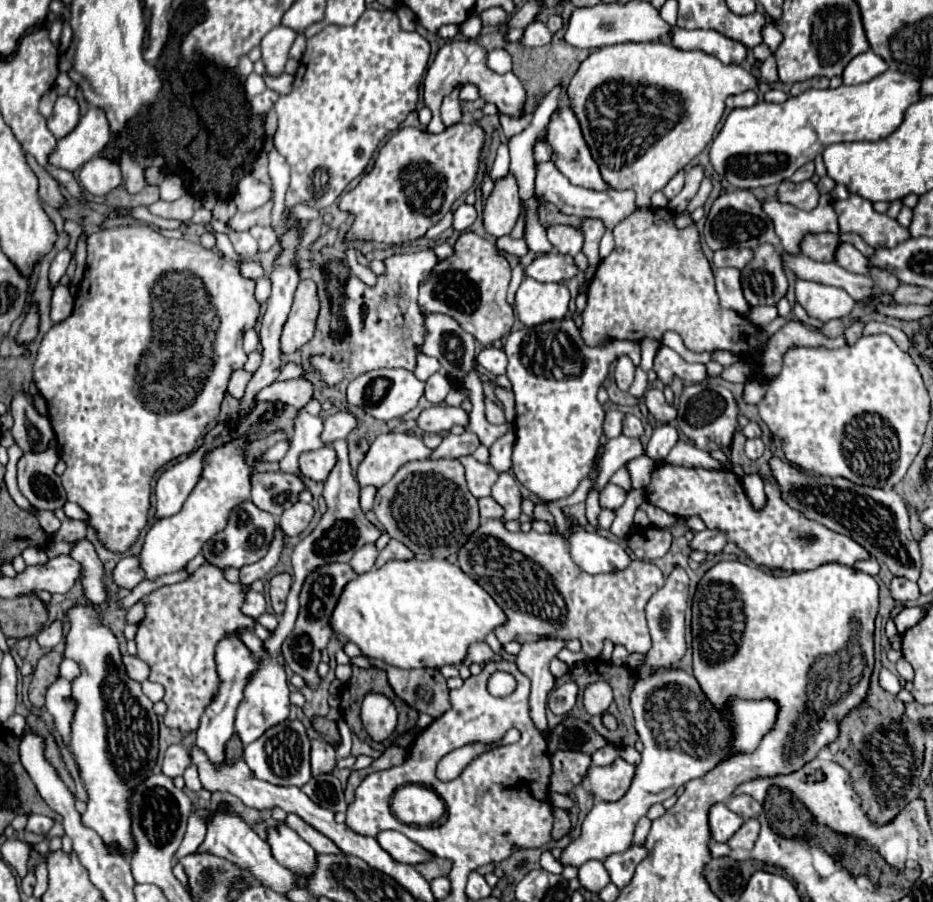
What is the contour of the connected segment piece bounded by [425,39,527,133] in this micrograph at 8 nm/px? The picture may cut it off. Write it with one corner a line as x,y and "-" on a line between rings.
471,39
451,41
437,53
437,59
433,61
433,65
429,67
427,77
425,77
425,103
433,111
433,119
427,125
429,133
441,133
445,129
443,121
439,121
439,105
441,105
443,97
449,95
457,85
467,85
467,83
477,85
481,99
485,99
487,103
493,103
499,109
499,113
503,113
503,115
519,117
523,113
527,93
525,93
521,81
513,73
505,73
505,75
493,73
491,69
487,69
485,61
487,61
487,51
477,41
471,41

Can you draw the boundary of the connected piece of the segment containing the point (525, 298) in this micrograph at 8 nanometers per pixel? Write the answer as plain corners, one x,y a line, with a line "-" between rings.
525,277
515,293
515,311
525,327
567,315
569,289
563,283
541,283

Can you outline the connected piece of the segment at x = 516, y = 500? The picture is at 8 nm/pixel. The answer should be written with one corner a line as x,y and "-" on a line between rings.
499,473
497,483
493,485
493,499
505,509
503,519
519,519
521,515
521,491
519,483
509,473

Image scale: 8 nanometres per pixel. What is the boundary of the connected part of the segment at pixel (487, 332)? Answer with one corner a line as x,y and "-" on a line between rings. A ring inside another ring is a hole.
473,231
461,233
453,245
451,257
439,261
431,277
419,287
419,307
423,313
443,313
453,317
463,331
471,333
481,345
493,345
513,327
515,313
505,301
511,281
509,261
497,251
495,243

